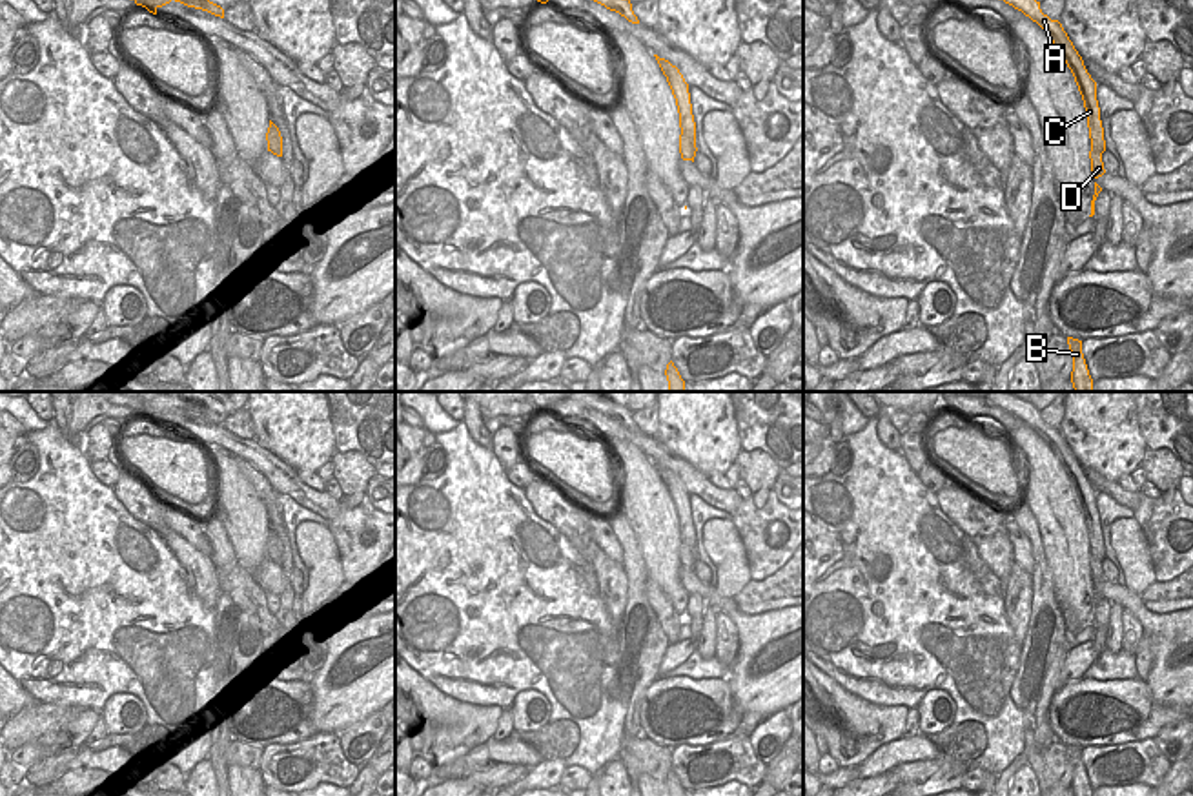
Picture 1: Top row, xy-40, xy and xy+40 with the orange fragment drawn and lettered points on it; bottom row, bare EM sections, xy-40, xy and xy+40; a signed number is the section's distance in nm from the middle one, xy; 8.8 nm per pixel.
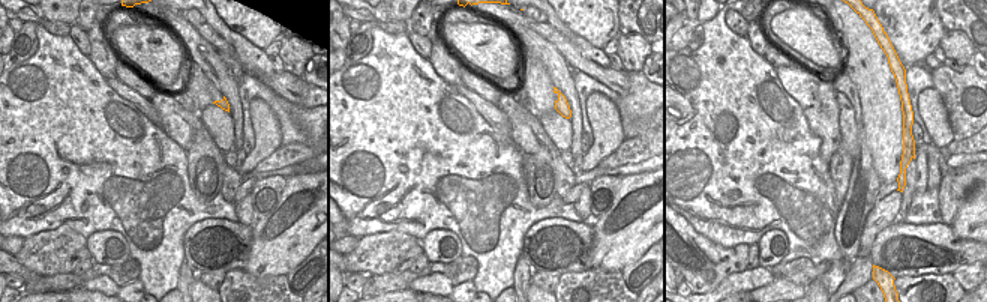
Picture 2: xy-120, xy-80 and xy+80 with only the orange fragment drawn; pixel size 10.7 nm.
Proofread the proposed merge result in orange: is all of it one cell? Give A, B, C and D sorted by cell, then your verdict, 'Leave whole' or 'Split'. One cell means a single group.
Groups: A C / B D. Split

